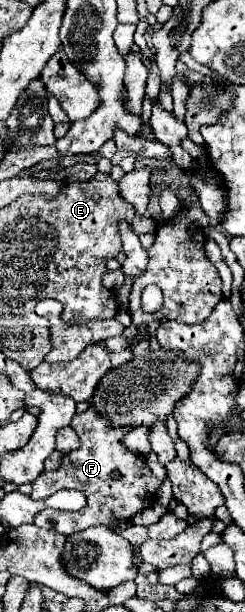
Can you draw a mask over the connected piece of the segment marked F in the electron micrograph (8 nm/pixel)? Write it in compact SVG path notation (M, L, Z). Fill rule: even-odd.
M88 409L84 413L76 413L70 427L76 431L76 435L80 435L82 447L78 451L66 453L60 469L44 471L32 483L30 497L32 499L46 499L48 495L52 495L60 489L78 489L86 495L88 503L84 509L74 511L74 513L52 511L52 509L42 511L42 513L38 513L38 519L34 519L34 525L44 527L44 529L52 529L52 531L62 533L66 537L70 537L72 533L78 533L86 527L92 527L92 525L104 525L104 527L112 527L112 529L120 531L116 521L130 519L136 513L140 513L142 509L146 509L148 505L152 505L162 481L158 477L154 477L154 473L148 469L148 465L144 463L144 457L126 451L126 447L122 445L122 437L130 431L128 427L114 429L114 427L110 427L110 421L106 417L98 417L92 409ZM114 469L120 473L118 479L112 477Z

